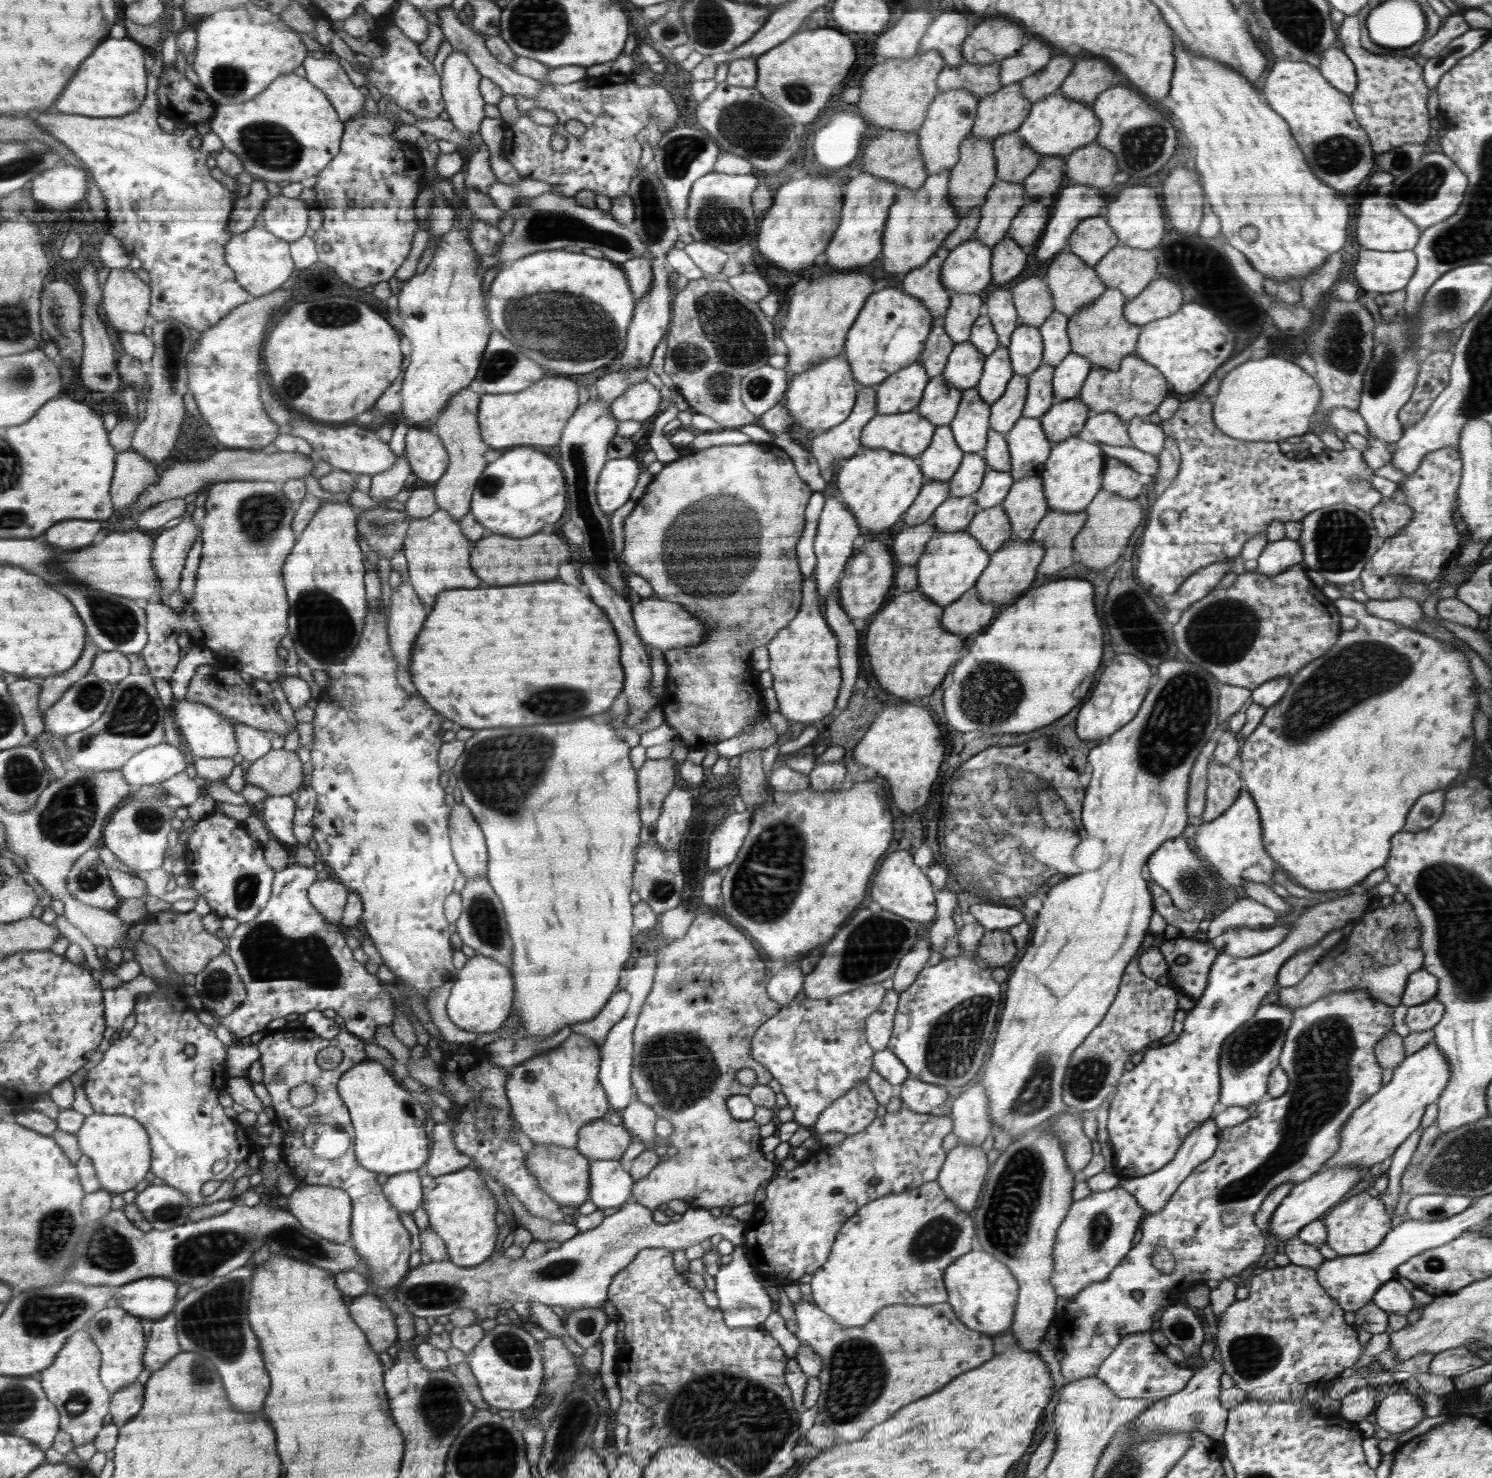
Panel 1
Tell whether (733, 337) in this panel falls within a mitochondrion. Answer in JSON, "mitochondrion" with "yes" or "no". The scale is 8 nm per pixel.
{"mitochondrion":"yes"}

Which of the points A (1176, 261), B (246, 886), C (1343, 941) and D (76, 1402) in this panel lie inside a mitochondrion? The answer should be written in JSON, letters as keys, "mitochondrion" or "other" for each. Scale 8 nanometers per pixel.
{"A":"other","B":"mitochondrion","C":"other","D":"mitochondrion"}

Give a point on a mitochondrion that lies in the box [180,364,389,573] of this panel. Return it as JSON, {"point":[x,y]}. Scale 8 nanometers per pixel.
{"point":[260,515]}

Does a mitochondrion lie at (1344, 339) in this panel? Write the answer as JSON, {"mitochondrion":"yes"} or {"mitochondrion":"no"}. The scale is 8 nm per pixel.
{"mitochondrion":"yes"}

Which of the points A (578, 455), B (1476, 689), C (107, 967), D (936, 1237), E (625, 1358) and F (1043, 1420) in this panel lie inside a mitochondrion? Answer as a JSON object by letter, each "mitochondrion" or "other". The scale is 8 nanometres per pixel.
{"A":"mitochondrion","B":"other","C":"other","D":"mitochondrion","E":"other","F":"other"}

